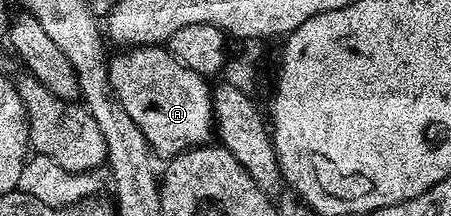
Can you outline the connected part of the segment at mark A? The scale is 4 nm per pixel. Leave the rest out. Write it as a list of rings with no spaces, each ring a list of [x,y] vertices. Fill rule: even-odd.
[[[161,45],[135,46],[123,49],[118,55],[109,59],[110,79],[112,88],[128,116],[144,132],[146,143],[150,145],[155,155],[163,154],[163,159],[169,160],[175,154],[183,154],[195,146],[204,146],[211,141],[215,133],[215,120],[213,100],[211,98],[212,86],[203,75],[192,72],[184,64],[180,64],[170,55],[169,49]]]

